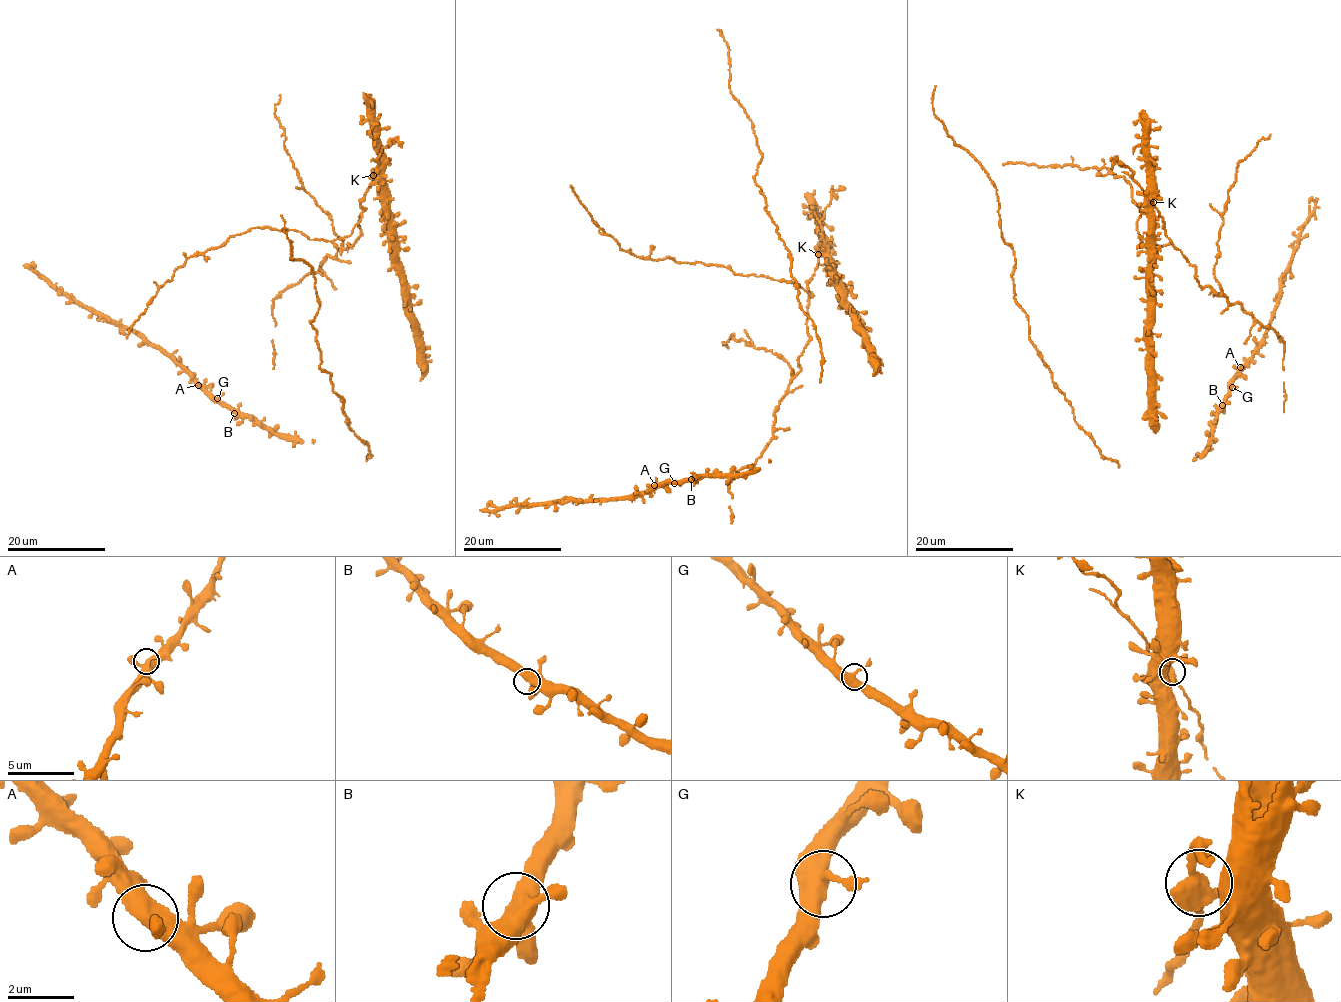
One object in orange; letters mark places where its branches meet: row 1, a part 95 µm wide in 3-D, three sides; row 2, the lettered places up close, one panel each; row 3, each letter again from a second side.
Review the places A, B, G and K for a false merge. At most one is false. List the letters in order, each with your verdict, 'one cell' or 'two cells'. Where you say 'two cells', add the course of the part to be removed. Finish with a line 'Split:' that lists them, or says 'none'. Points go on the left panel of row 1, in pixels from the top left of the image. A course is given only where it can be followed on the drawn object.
A: one cell
B: one cell
G: one cell
K: one cell
Split: none

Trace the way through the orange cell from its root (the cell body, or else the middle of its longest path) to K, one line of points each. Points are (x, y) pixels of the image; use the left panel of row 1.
K: (381, 198), (381, 187), (372, 175)

